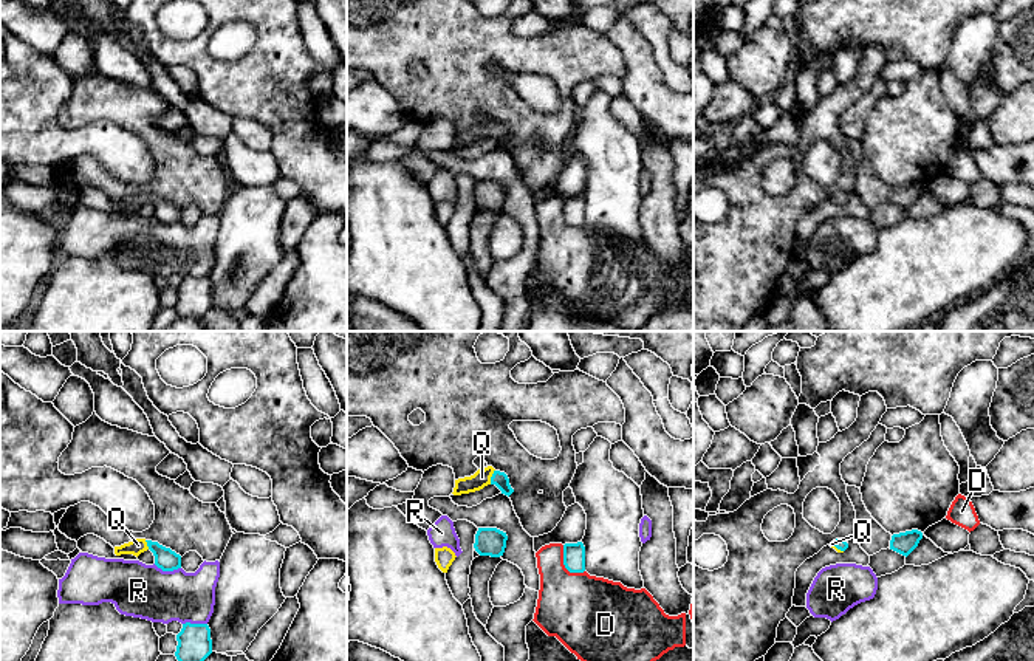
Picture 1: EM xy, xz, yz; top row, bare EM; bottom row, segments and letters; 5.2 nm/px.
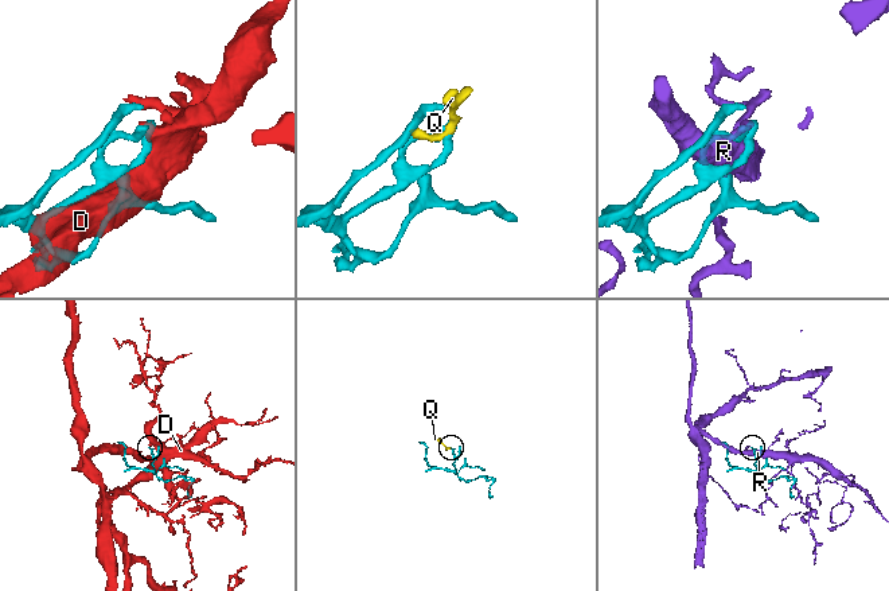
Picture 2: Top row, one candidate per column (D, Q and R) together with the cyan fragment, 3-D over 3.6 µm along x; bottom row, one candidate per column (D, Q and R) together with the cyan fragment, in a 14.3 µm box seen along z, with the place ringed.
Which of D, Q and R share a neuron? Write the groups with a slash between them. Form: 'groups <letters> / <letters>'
groups D / Q / R

